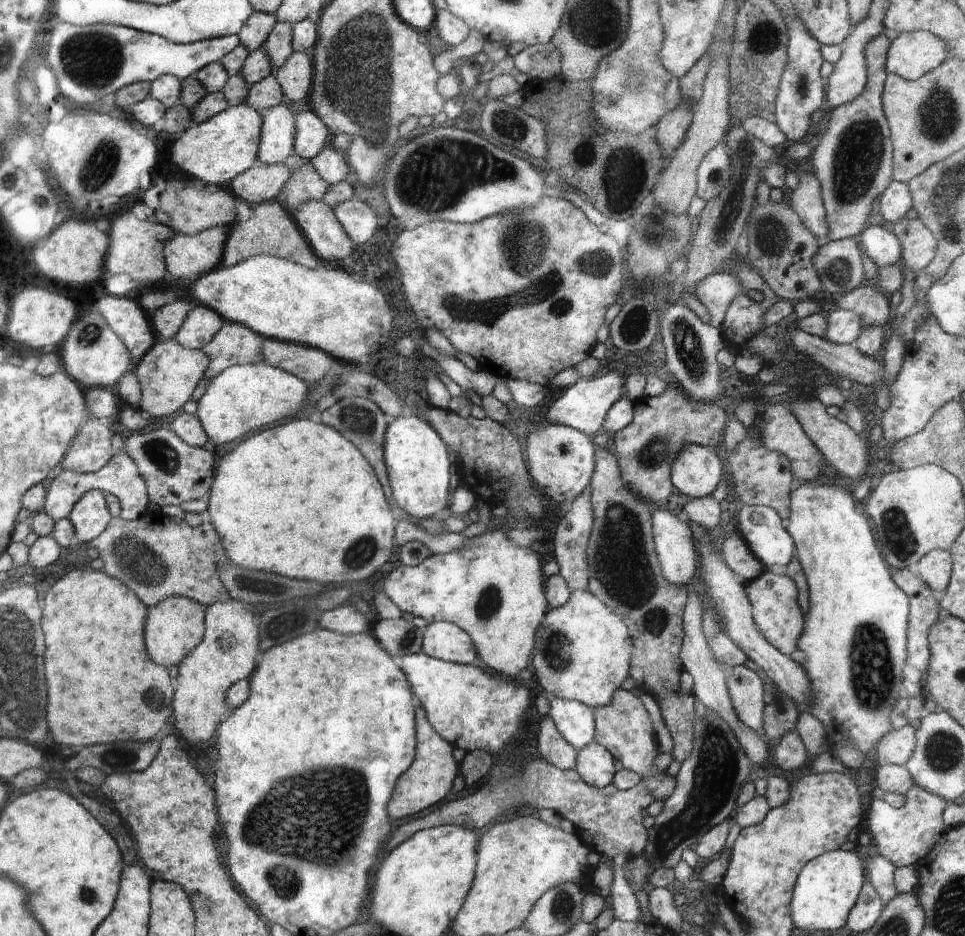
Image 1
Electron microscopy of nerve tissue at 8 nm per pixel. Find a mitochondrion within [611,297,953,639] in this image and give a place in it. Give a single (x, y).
(691, 349)

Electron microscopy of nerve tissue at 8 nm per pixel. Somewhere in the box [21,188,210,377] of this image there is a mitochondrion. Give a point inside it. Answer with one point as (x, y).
(91, 332)

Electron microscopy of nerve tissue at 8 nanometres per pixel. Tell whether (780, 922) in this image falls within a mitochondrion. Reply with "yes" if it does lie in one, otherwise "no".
no

